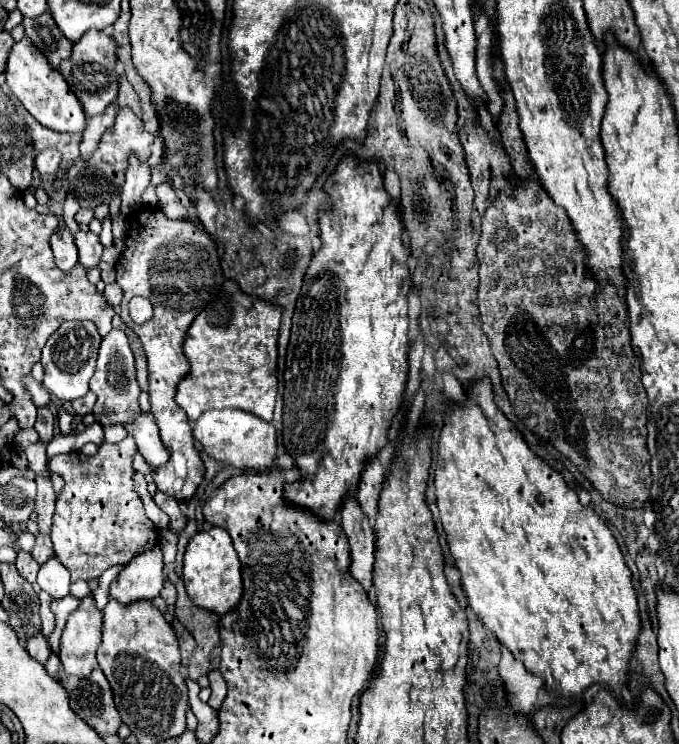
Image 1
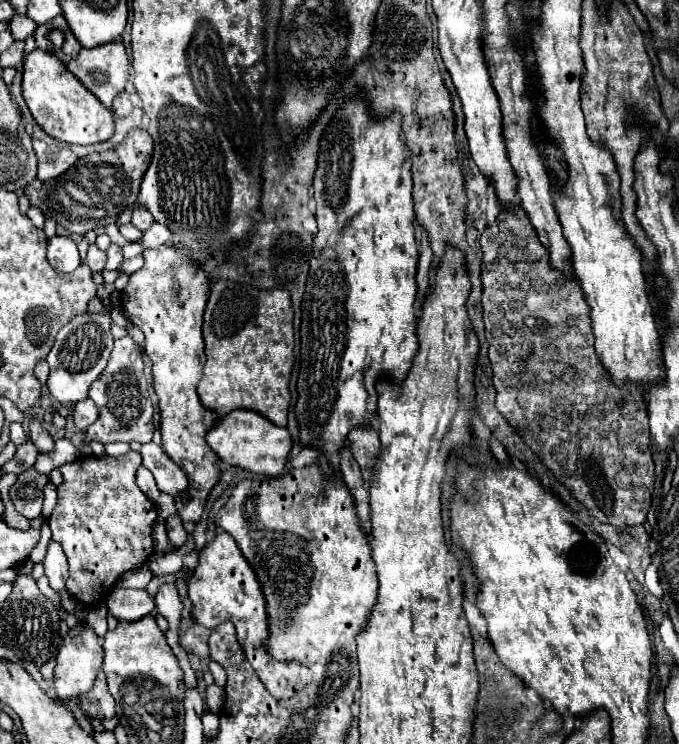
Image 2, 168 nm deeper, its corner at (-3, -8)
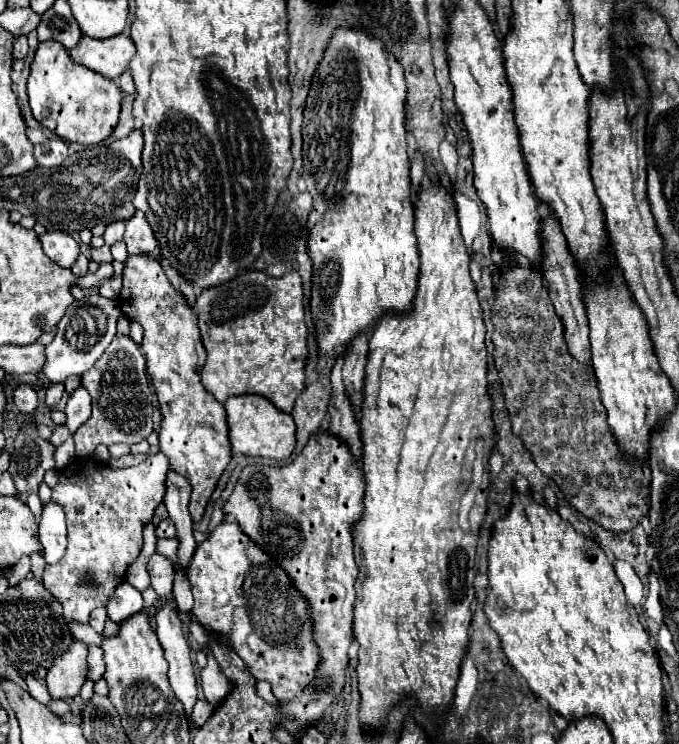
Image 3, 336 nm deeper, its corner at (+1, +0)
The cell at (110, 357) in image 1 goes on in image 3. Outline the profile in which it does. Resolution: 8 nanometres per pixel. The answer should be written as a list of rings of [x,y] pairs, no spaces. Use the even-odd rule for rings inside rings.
[[[116,336],[96,366],[82,374],[82,386],[92,396],[92,416],[74,434],[76,456],[90,458],[98,444],[138,444],[152,434],[152,400],[154,394],[146,378],[146,360],[128,336]]]

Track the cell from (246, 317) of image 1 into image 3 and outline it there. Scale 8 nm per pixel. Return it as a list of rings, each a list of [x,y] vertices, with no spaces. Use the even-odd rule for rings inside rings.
[[[264,272],[240,274],[226,284],[204,290],[198,296],[196,312],[208,355],[206,366],[200,372],[204,388],[210,390],[210,394],[214,394],[220,402],[226,402],[230,396],[240,394],[260,394],[274,402],[280,410],[292,412],[294,400],[306,388],[304,366],[308,358],[308,328],[304,322],[304,290],[300,274],[290,272],[278,278]]]

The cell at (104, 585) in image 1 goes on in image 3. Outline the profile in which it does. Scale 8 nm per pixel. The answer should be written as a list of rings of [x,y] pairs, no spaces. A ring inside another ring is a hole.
[[[96,608],[94,612],[92,612],[92,616],[90,616],[90,626],[98,632],[98,634],[102,634],[104,632],[104,622],[108,618],[106,608]]]

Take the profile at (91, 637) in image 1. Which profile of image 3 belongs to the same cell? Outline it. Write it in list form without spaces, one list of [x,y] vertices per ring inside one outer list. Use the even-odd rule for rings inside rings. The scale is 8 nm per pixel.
[[[74,640],[68,652],[54,660],[54,664],[46,674],[46,688],[54,700],[78,696],[88,674],[86,656],[88,656],[88,646],[84,642]]]

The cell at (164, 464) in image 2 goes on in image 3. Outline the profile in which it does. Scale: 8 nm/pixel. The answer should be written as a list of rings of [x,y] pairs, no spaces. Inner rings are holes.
[[[168,472],[166,480],[166,496],[164,496],[164,506],[168,508],[170,520],[176,526],[176,540],[178,540],[178,566],[182,570],[188,568],[188,562],[192,560],[192,554],[196,550],[196,540],[192,536],[192,518],[188,512],[188,500],[190,500],[190,486],[188,480],[184,480],[176,472]]]

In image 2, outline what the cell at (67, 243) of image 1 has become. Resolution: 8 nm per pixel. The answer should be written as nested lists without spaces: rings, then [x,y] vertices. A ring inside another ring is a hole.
[[[54,236],[48,240],[48,262],[58,272],[74,272],[82,260],[78,246],[70,236]]]

